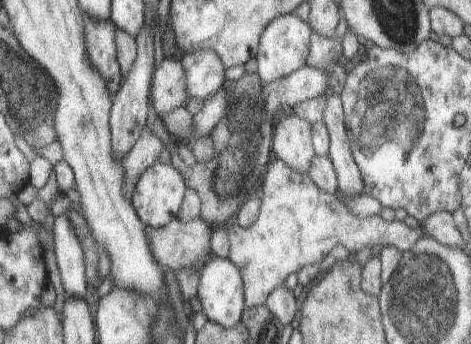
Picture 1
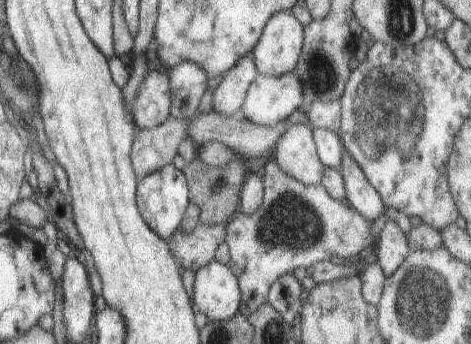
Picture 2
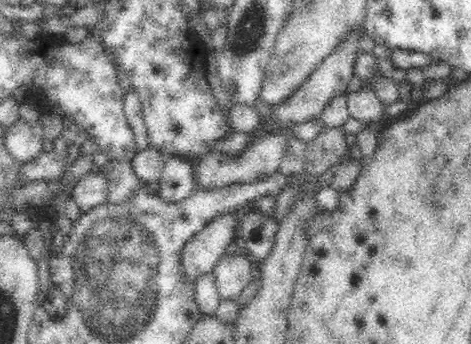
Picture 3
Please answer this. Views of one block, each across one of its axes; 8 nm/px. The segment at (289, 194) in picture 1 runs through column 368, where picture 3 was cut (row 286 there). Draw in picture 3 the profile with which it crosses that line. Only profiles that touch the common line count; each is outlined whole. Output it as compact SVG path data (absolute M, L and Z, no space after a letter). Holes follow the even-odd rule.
M240 250L236 256L228 256L226 252L214 264L214 278L218 286L218 294L222 300L238 300L242 290L252 282L252 262L246 258L246 250Z

